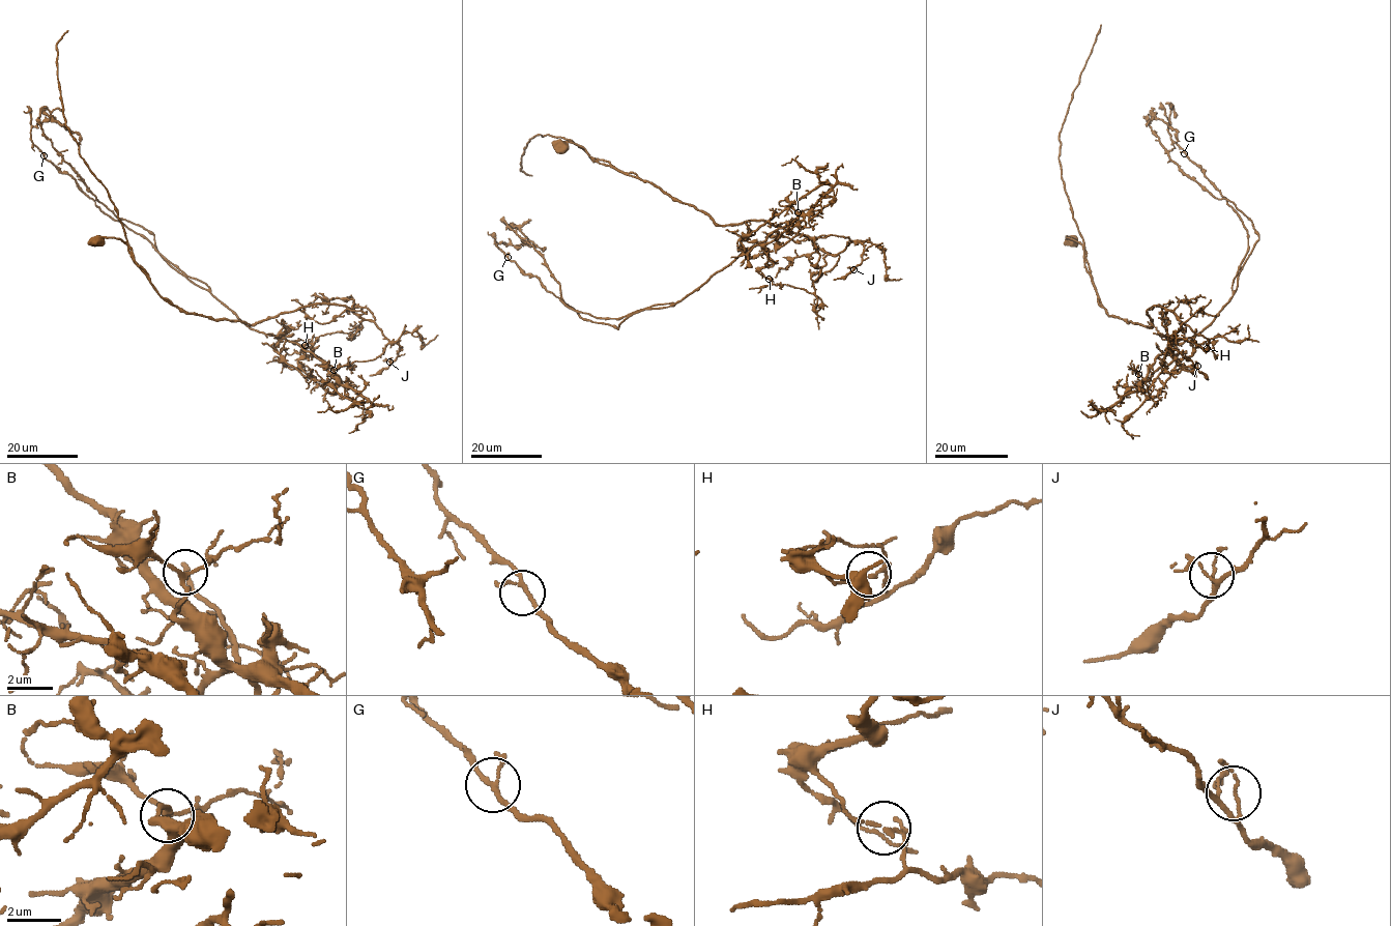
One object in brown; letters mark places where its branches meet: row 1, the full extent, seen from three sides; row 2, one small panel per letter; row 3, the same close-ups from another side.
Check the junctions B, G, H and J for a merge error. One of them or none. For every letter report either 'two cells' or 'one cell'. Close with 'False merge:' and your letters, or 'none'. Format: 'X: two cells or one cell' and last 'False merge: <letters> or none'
B: one cell
G: one cell
H: two cells
J: one cell
False merge: H

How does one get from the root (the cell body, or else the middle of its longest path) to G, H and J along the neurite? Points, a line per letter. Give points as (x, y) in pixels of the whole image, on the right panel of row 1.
G: (1069, 239), (1109, 315), (1182, 321), (1148, 389), (1247, 251), (1184, 153)
H: (1069, 239), (1084, 250), (1109, 315), (1150, 328), (1147, 311), (1165, 307), (1196, 334), (1222, 336), (1207, 348)
J: (1069, 239), (1084, 250), (1109, 315), (1150, 328), (1147, 311), (1165, 307), (1182, 321), (1168, 344), (1197, 366)

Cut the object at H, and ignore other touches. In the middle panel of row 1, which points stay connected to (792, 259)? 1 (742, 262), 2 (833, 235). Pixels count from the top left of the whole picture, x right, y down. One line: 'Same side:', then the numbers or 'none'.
Same side: 2

